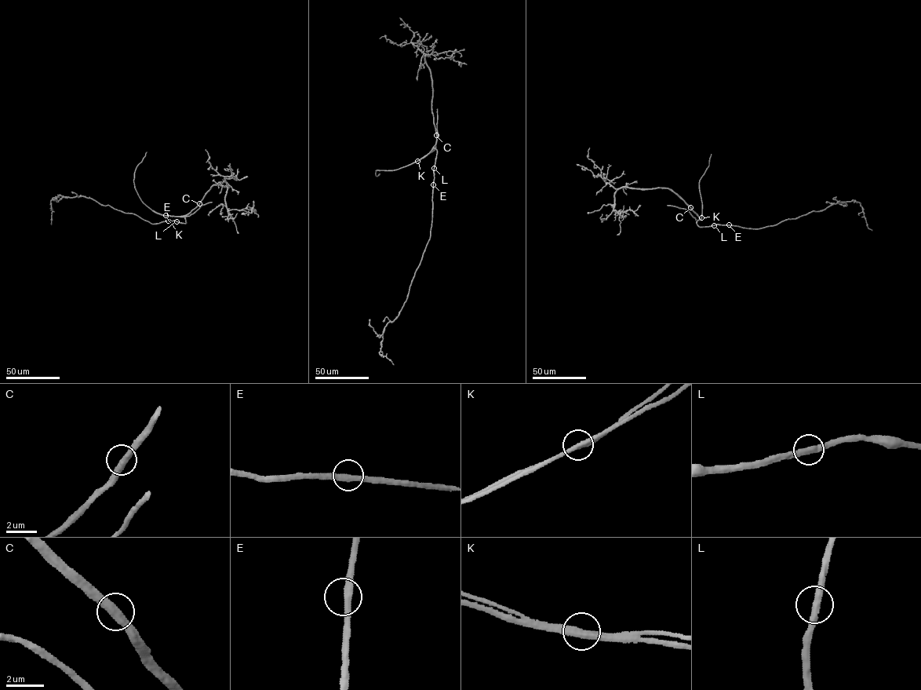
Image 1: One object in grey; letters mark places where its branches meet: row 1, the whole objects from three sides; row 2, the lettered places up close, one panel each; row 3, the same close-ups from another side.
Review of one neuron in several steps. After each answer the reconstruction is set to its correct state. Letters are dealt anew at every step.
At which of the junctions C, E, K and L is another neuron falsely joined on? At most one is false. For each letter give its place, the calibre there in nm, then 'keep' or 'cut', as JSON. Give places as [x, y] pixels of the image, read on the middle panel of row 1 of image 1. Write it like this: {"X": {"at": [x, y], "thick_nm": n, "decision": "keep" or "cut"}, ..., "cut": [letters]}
{"C": {"at": [436, 135], "thick_nm": 400, "decision": "keep"}, "E": {"at": [433, 184], "thick_nm": 340, "decision": "keep"}, "K": {"at": [417, 161], "thick_nm": 360, "decision": "cut"}, "L": {"at": [434, 168], "thick_nm": 360, "decision": "keep"}, "cut": ["K"]}

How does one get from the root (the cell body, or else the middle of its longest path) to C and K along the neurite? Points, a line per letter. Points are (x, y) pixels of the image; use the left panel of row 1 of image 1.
C: (169, 220), (186, 223), (185, 216), (199, 203)
K: (169, 220), (186, 223), (184, 217), (165, 215)

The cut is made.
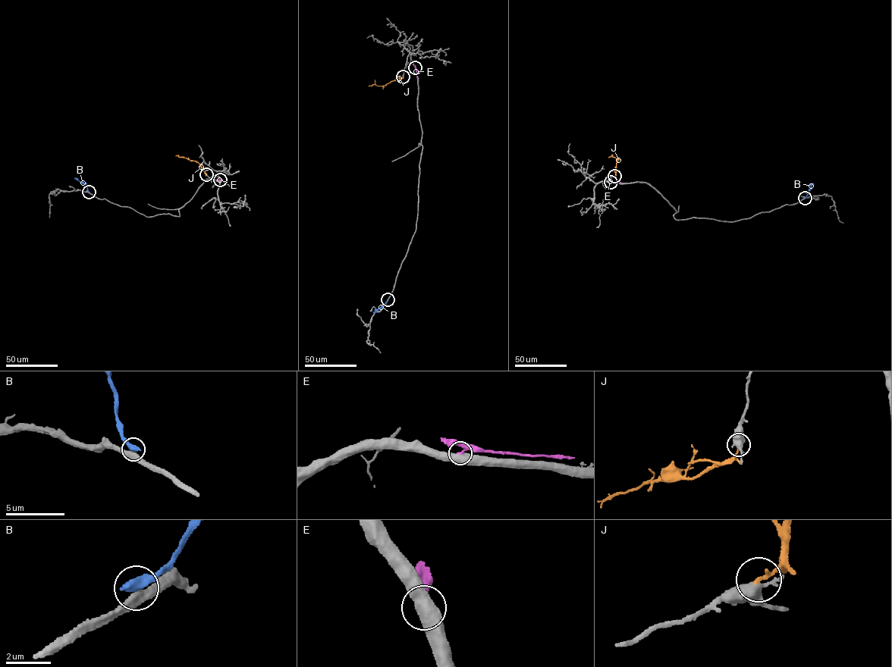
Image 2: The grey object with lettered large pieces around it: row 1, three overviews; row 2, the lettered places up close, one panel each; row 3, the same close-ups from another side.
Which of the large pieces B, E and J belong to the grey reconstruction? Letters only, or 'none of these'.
none of these

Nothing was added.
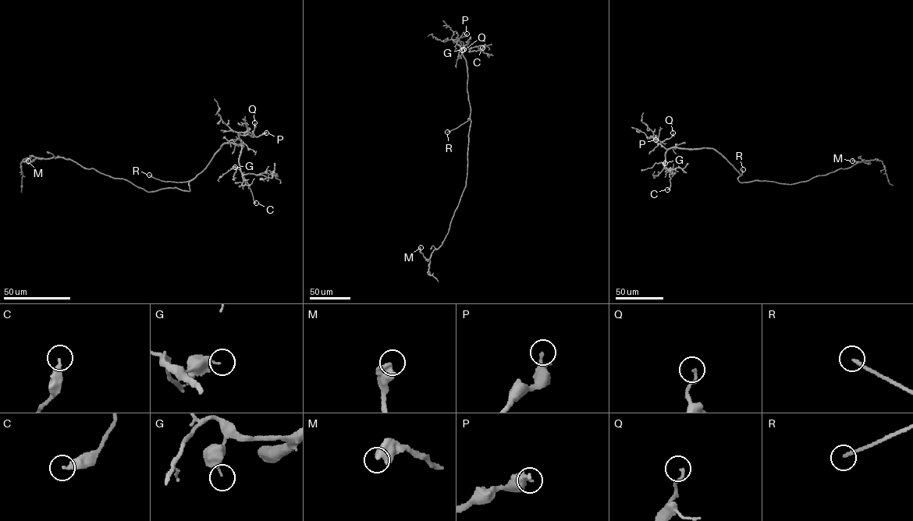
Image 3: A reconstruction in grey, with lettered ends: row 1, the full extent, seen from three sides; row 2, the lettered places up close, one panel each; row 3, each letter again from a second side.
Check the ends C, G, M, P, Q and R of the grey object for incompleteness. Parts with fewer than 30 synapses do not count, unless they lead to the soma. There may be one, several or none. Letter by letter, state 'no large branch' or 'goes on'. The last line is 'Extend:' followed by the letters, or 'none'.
C: no large branch
G: no large branch
M: no large branch
P: no large branch
Q: no large branch
R: goes on
Extend: R

